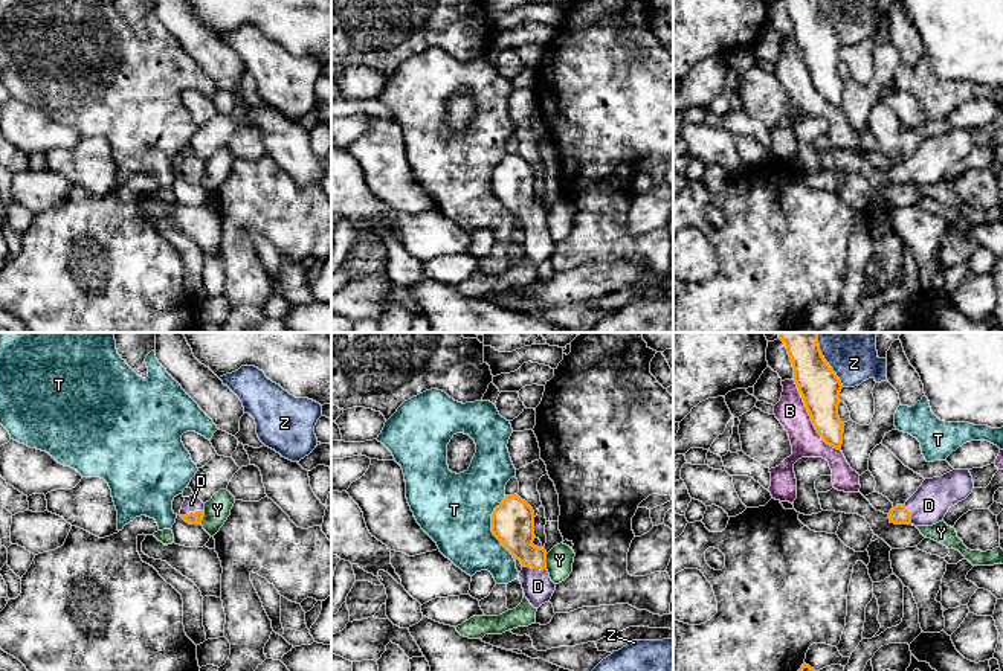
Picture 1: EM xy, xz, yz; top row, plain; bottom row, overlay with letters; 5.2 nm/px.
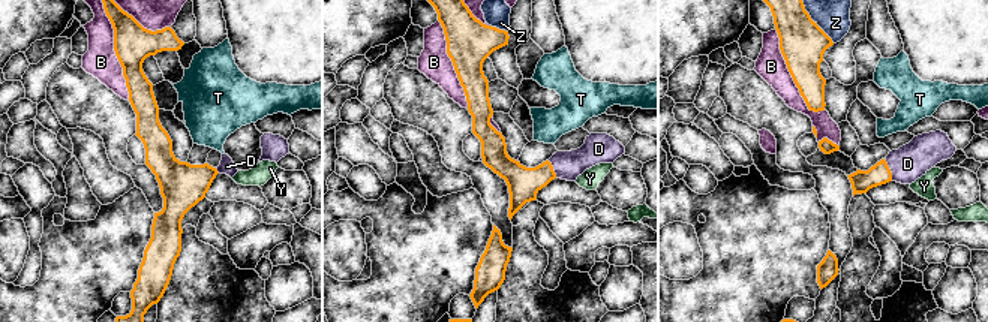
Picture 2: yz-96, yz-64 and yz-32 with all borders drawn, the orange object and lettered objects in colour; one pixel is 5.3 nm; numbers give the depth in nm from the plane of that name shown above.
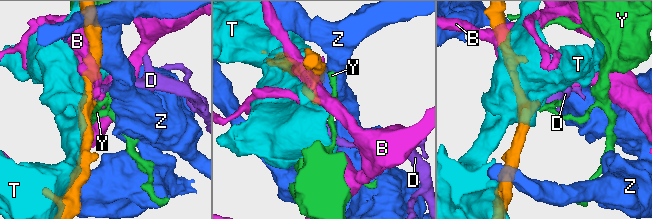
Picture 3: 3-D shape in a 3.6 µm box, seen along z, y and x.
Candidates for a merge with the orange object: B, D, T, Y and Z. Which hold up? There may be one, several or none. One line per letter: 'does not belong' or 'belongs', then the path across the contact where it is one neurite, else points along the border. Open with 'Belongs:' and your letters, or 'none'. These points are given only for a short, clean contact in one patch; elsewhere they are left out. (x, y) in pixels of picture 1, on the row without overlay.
Belongs: D
B: does not belong
D: belongs; runs through xy (196, 176), (191, 171), (191, 162)
T: does not belong
Y: does not belong; border along xz (545, 212), (547, 226)
Z: does not belong

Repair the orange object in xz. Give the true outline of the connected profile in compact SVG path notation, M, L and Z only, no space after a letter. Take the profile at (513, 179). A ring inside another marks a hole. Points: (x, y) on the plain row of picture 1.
M518 152L505 154L492 172L492 191L519 218L519 239L534 267L548 261L556 249L547 229L547 209L533 203L534 169Z

